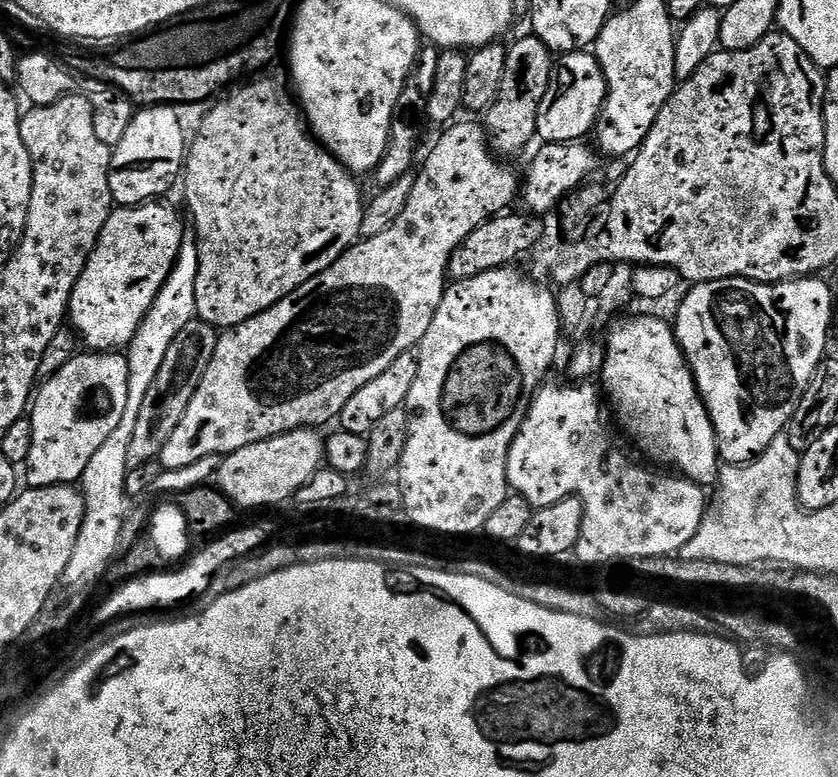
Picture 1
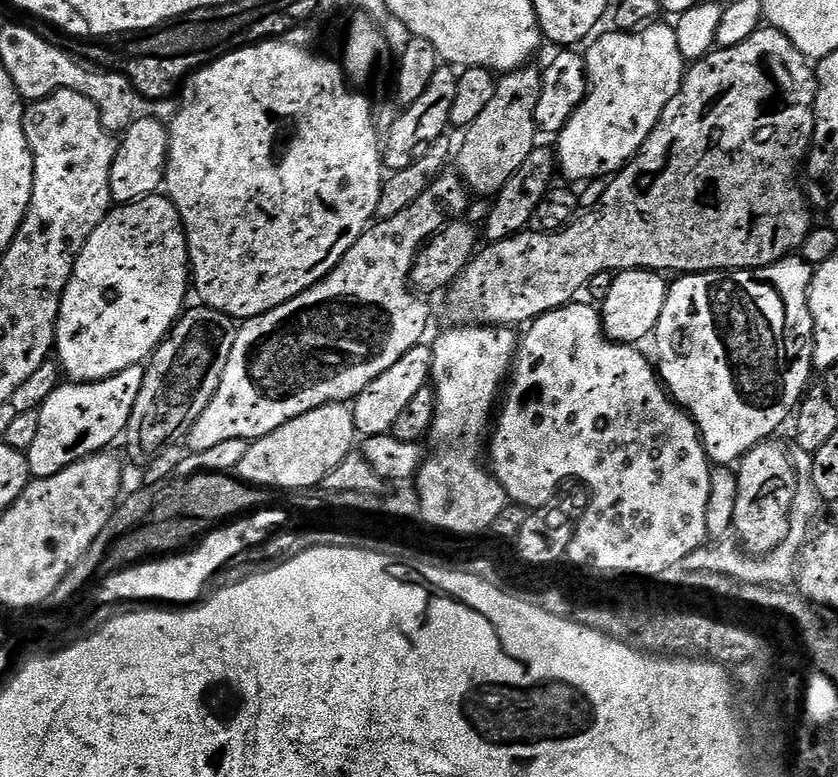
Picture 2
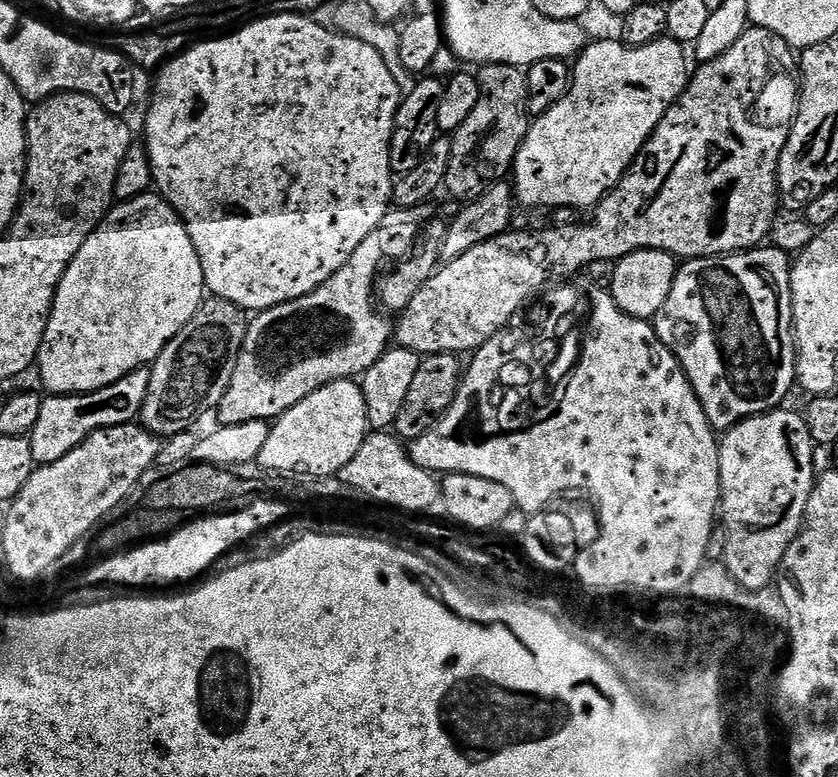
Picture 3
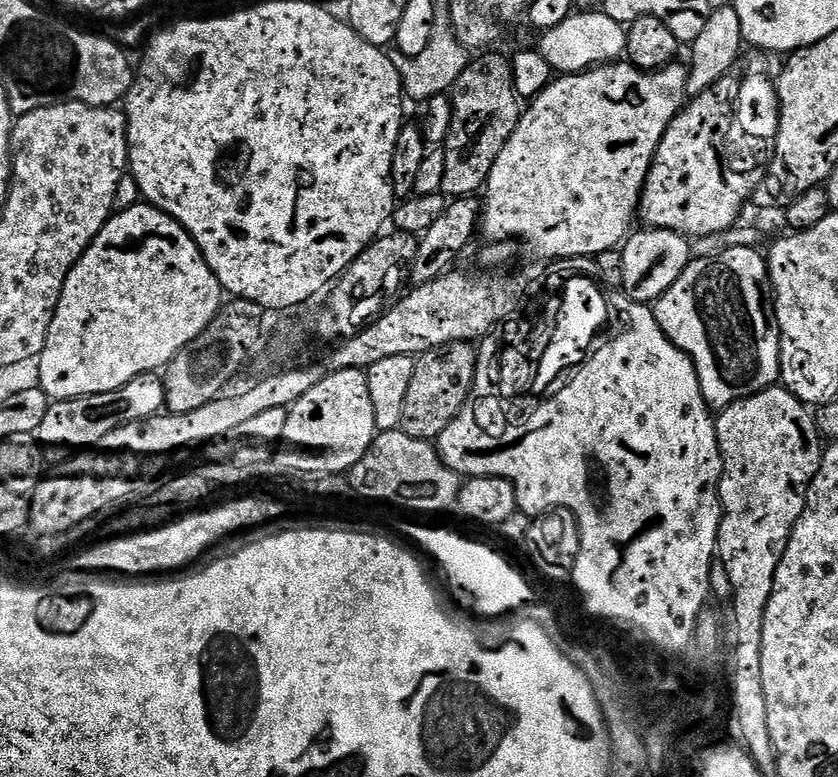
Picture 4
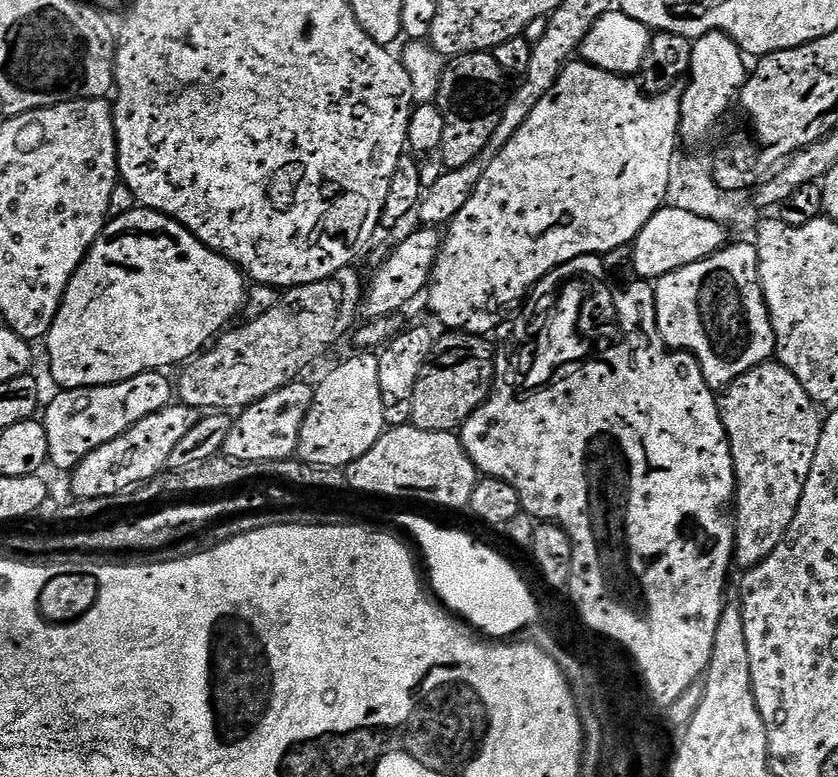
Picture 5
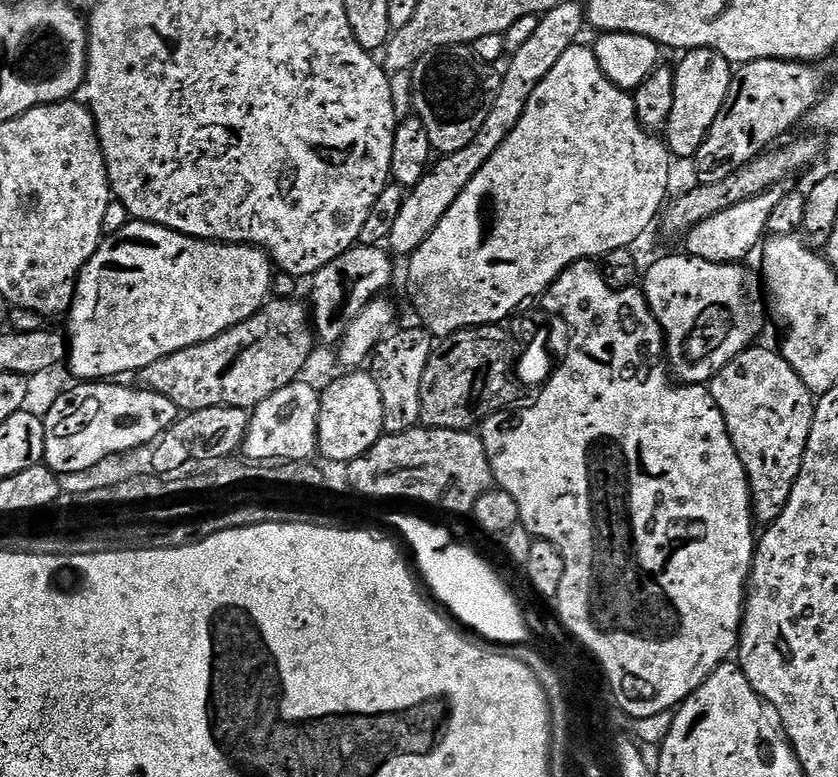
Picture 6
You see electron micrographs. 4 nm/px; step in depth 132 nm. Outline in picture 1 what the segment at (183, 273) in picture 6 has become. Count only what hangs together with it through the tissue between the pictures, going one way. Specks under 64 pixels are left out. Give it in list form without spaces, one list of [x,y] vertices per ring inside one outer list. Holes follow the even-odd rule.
[[[163,199],[148,200],[145,204],[117,207],[108,215],[106,226],[78,278],[72,291],[70,324],[77,337],[84,340],[93,352],[115,352],[127,349],[128,344],[138,334],[138,328],[146,318],[154,298],[162,290],[166,278],[172,272],[174,262],[186,235],[184,224],[172,204],[164,204]]]

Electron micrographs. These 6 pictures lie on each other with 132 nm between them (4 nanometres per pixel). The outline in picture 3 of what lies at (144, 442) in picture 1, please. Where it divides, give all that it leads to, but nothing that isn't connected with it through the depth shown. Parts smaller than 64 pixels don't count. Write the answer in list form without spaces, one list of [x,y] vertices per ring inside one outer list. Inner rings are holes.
[[[205,299],[198,314],[184,327],[150,366],[150,390],[139,421],[153,436],[167,440],[189,431],[196,420],[219,407],[248,333],[247,313],[225,299]]]

